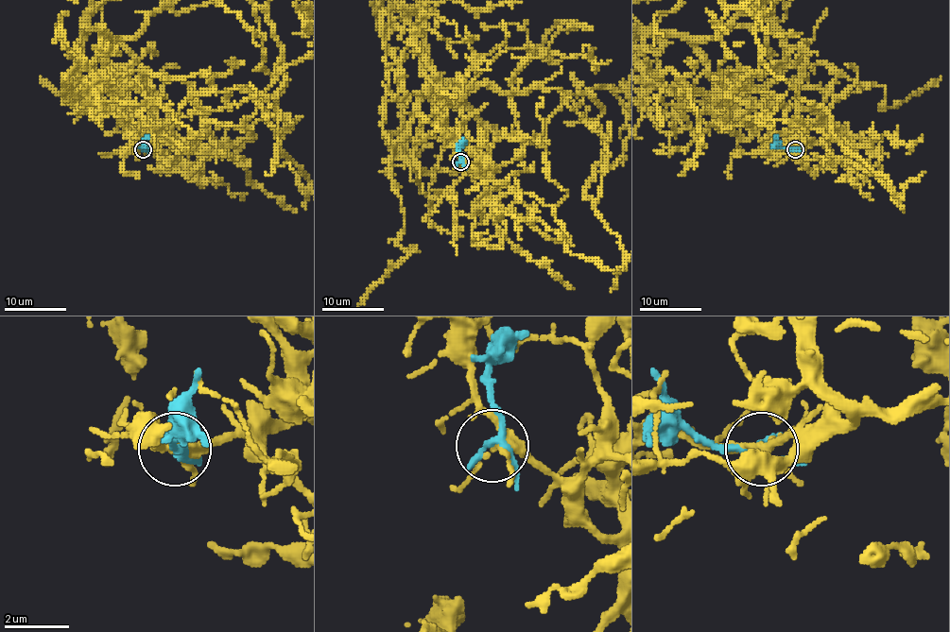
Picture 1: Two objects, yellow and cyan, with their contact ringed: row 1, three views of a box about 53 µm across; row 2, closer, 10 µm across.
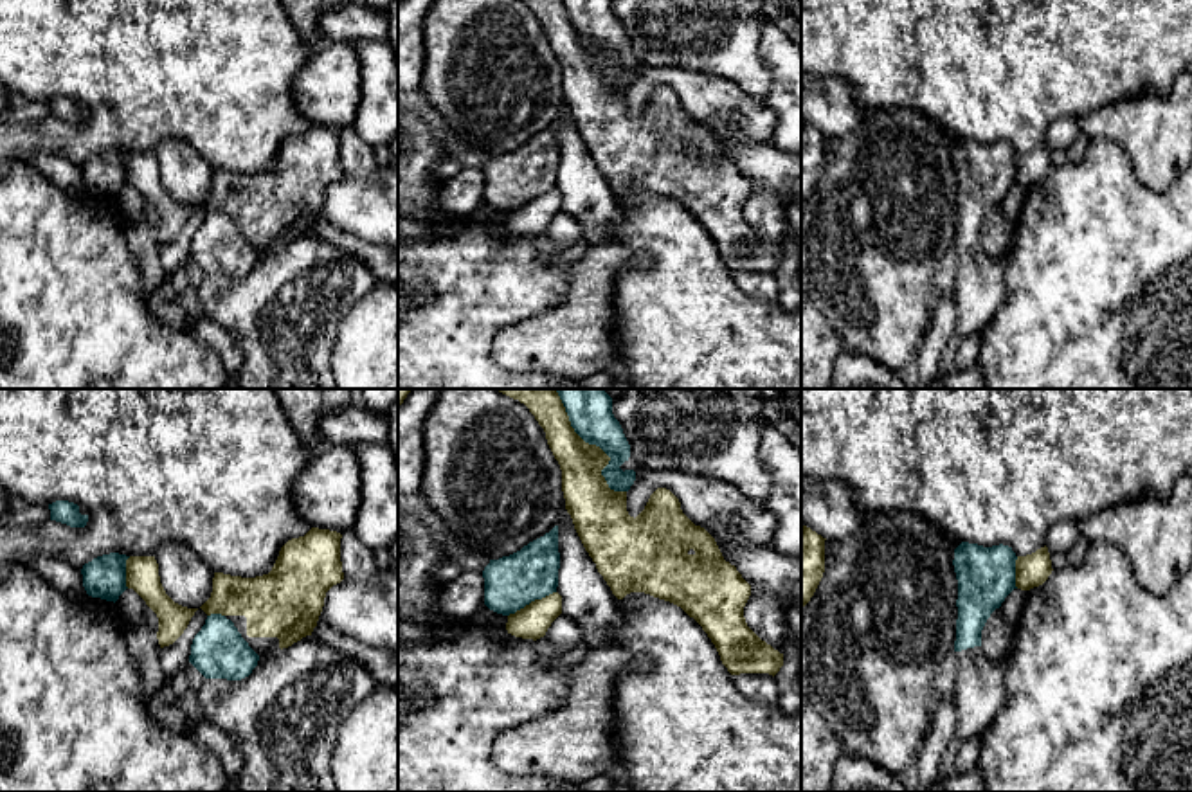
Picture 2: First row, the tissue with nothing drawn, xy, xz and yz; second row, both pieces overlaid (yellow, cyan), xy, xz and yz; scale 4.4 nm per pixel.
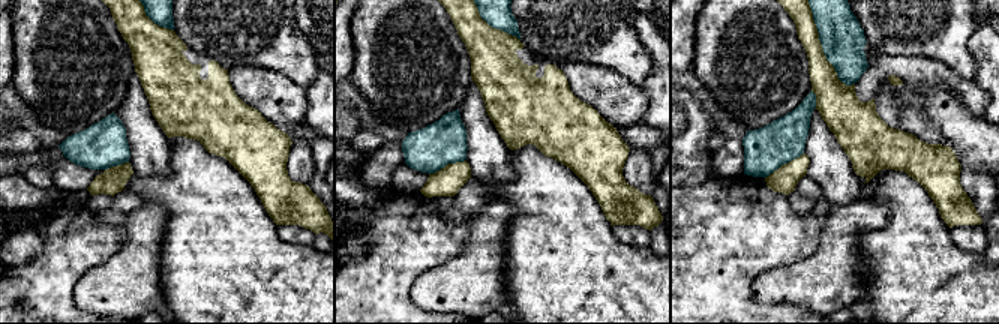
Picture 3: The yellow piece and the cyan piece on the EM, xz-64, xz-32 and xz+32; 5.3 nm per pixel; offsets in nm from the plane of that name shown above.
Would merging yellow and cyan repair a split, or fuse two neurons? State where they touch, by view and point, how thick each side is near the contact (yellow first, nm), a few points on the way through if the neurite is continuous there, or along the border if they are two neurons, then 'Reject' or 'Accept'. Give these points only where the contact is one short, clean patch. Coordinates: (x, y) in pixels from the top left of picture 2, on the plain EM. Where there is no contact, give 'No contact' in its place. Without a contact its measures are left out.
Touches yellow at xz (602, 47). Thickness 220 nm (yellow) against 180 nm. Reject

